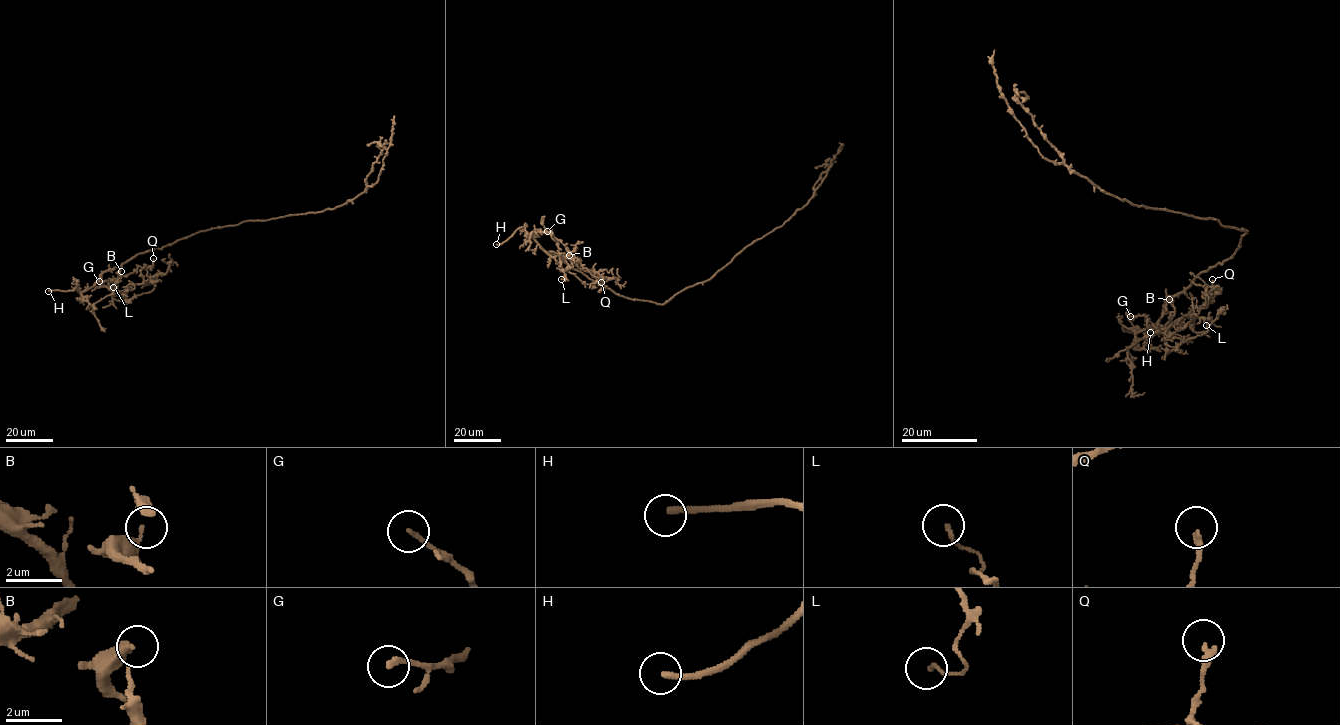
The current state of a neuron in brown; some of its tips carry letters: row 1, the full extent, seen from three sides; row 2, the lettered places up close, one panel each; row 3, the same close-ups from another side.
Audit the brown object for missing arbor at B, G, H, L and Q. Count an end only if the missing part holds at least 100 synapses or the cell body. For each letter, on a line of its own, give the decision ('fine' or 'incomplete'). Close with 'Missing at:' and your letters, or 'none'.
B: fine
G: fine
H: incomplete
L: fine
Q: fine
Missing at: H

